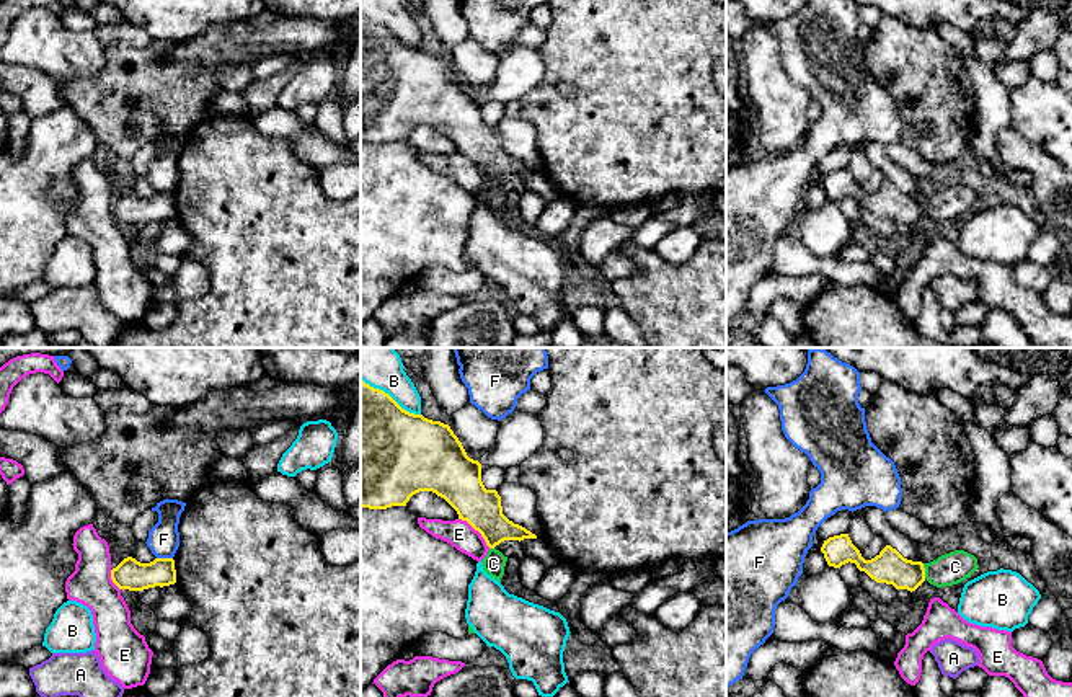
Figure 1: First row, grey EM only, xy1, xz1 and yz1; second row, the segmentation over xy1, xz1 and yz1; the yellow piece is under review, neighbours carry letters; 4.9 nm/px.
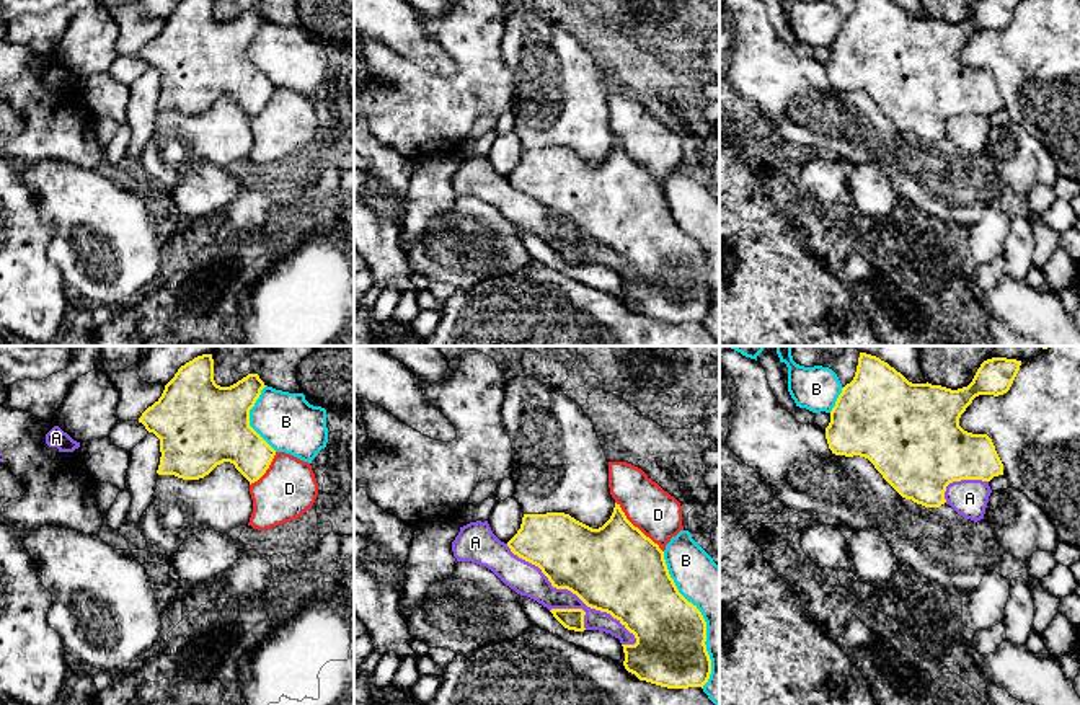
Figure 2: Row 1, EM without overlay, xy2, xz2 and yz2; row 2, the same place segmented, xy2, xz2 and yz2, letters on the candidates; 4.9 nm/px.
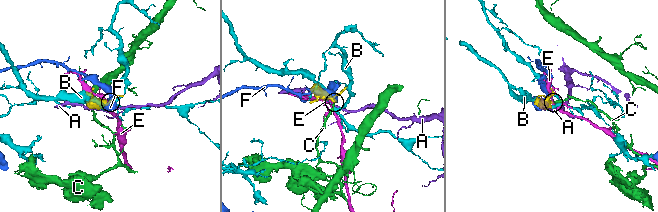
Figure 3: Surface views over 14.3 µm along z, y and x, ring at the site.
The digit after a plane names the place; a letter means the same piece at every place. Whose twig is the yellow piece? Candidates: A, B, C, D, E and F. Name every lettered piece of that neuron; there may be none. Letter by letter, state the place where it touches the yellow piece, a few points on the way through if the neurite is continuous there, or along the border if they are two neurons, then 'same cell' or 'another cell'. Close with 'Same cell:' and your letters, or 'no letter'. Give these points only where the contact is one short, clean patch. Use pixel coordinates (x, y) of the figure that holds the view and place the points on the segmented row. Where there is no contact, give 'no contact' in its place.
A: xz2 (571, 591) | another cell
B: xz2 (703, 620) | another cell
C: yz1 (924, 572) | same cell
D: xz2 (637, 527) | another cell
E: xz1 (477, 529) | another cell
F: xy1 (165, 559) | along xy1 (157, 557), (172, 559) | another cell
Same cell: C

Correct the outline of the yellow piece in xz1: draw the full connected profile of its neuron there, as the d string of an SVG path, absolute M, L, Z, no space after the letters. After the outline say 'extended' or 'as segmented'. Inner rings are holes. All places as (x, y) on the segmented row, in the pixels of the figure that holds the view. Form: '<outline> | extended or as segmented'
M361 380L361 508L387 509L406 506L419 491L444 498L481 534L489 547L481 560L486 575L501 583L507 557L494 547L504 540L537 539L503 514L501 496L481 482L481 464L467 455L449 424L403 410L388 393Z | extended

